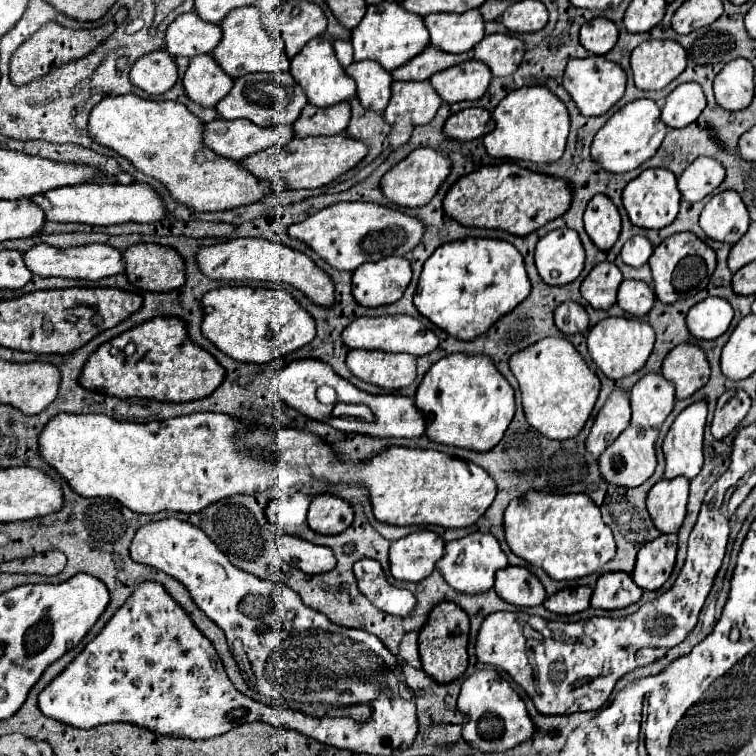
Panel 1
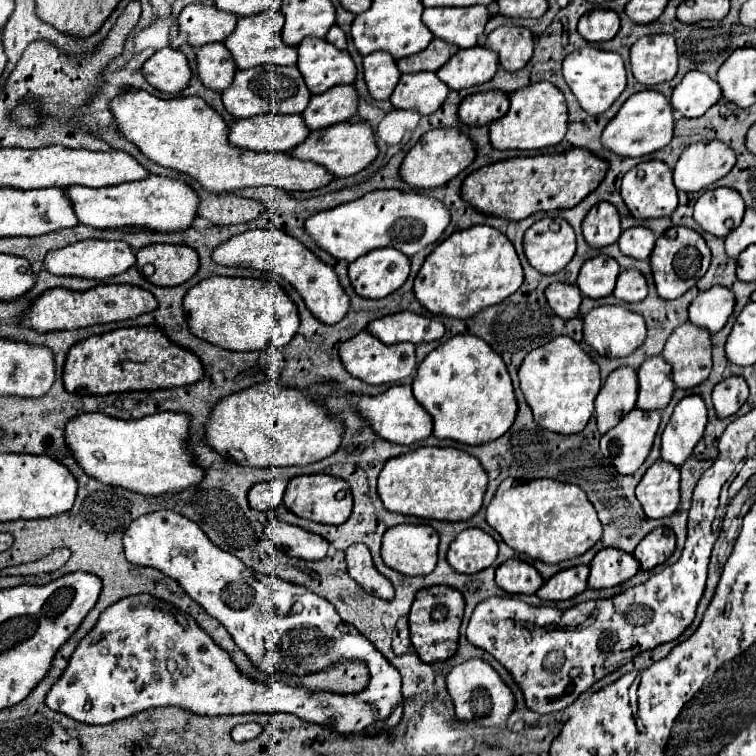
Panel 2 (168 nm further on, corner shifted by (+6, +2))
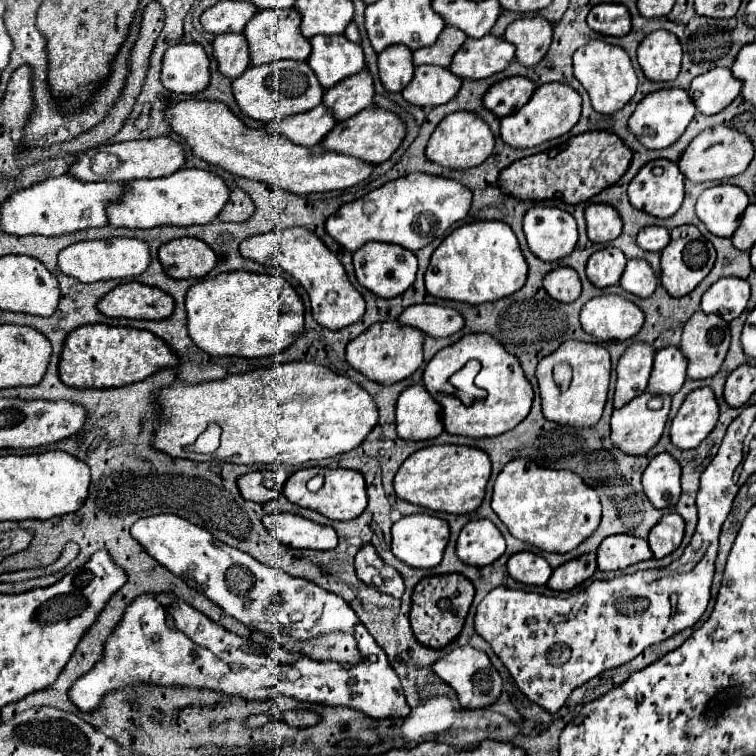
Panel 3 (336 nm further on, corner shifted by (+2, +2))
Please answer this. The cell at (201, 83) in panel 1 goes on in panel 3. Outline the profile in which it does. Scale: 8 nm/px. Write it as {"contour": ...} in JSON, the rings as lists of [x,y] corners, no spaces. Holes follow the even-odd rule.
{"contour":[[[220,34],[214,38],[212,48],[218,70],[230,80],[238,78],[250,66],[244,34]]]}

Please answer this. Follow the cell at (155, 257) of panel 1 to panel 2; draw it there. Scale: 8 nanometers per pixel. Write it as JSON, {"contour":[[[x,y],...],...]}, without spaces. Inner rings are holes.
{"contour":[[[152,244],[136,252],[138,268],[154,264],[156,272],[150,276],[150,282],[156,286],[178,286],[192,278],[198,270],[198,252],[188,246],[176,244]]]}

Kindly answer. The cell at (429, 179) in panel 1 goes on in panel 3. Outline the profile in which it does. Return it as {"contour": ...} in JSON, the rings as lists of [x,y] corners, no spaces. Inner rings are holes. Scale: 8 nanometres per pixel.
{"contour":[[[454,112],[448,114],[432,132],[426,146],[426,158],[448,170],[468,170],[482,164],[492,154],[492,148],[494,148],[494,136],[484,120],[480,120],[476,114]]]}

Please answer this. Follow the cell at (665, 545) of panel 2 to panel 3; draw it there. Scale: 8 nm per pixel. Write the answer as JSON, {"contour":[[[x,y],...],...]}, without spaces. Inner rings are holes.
{"contour":[[[670,512],[660,518],[660,522],[650,530],[648,544],[654,554],[654,558],[664,558],[672,554],[684,536],[684,520],[680,520],[678,514]]]}

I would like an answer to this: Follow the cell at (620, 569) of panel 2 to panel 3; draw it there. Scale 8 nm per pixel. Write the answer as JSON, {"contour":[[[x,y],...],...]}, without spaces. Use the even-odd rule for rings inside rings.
{"contour":[[[616,534],[602,540],[596,556],[598,556],[598,570],[612,572],[612,570],[624,570],[638,562],[650,560],[652,552],[646,540]]]}

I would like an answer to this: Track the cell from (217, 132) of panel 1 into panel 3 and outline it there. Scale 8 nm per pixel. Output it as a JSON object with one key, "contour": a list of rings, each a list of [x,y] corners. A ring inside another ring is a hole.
{"contour":[[[320,104],[312,112],[292,114],[266,126],[268,132],[280,134],[298,146],[316,146],[336,124],[334,116]]]}

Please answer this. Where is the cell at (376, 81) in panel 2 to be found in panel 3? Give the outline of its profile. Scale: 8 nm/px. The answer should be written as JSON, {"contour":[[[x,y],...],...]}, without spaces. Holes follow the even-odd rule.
{"contour":[[[402,44],[388,46],[378,54],[378,74],[388,92],[402,92],[414,74],[412,52]]]}

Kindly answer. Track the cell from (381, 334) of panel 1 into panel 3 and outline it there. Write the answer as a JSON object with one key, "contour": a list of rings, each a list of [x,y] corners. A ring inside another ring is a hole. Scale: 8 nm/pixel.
{"contour":[[[432,304],[408,306],[400,314],[398,322],[412,326],[412,328],[418,328],[432,338],[450,336],[464,326],[464,320],[456,310],[444,308],[444,306],[432,306]]]}

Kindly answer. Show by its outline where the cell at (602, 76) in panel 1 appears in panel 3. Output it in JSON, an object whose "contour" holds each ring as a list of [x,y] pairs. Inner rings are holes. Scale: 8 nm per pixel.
{"contour":[[[600,40],[578,48],[574,54],[574,76],[590,94],[592,108],[600,114],[614,114],[618,112],[636,92],[636,72],[628,54],[620,46],[612,46]]]}

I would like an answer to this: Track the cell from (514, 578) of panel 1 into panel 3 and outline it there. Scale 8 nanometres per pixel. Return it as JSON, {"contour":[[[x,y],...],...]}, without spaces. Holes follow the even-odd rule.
{"contour":[[[518,552],[508,560],[508,574],[522,584],[544,586],[552,574],[548,562],[532,552]]]}

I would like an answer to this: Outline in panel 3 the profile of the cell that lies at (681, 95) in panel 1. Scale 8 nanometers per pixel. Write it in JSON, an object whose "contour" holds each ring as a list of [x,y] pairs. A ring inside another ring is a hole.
{"contour":[[[712,68],[692,80],[688,96],[700,114],[710,116],[722,112],[740,94],[740,88],[740,80],[728,68]]]}

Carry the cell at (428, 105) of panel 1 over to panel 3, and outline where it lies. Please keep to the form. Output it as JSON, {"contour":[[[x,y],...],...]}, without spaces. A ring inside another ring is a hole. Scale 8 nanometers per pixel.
{"contour":[[[418,66],[414,78],[402,90],[402,96],[414,106],[442,106],[458,94],[460,84],[462,80],[458,76],[452,76],[448,68]]]}

